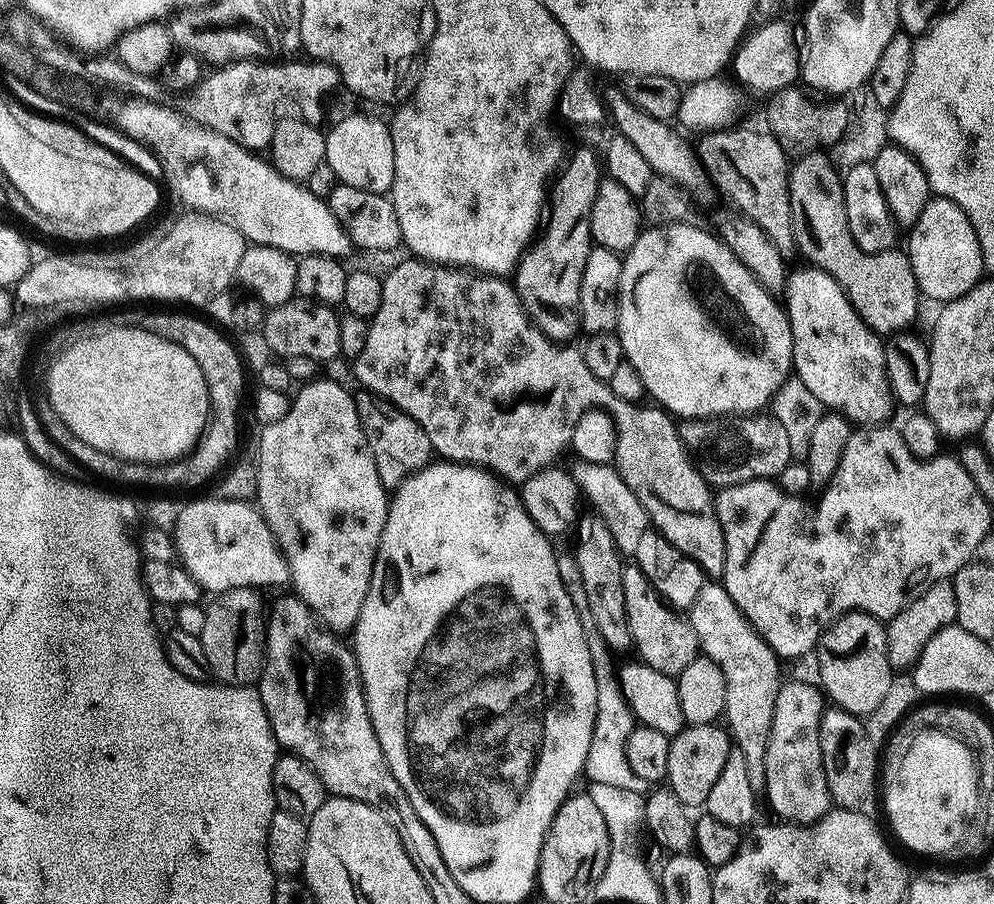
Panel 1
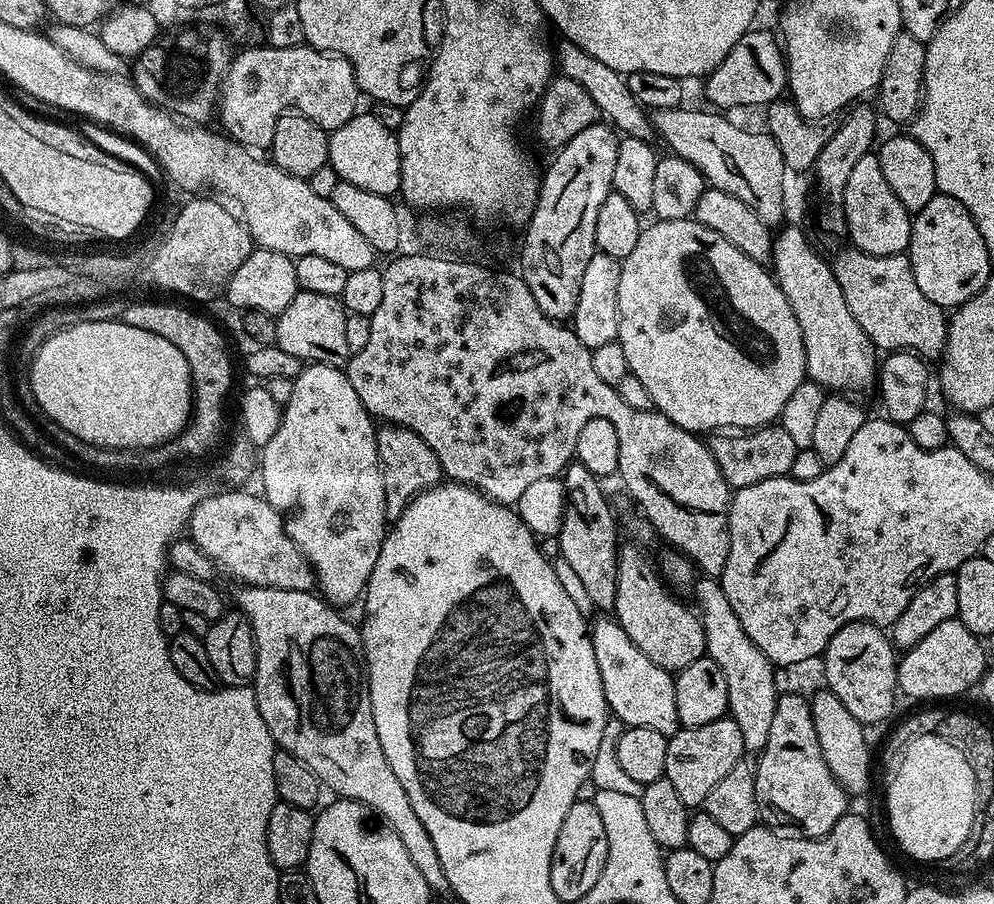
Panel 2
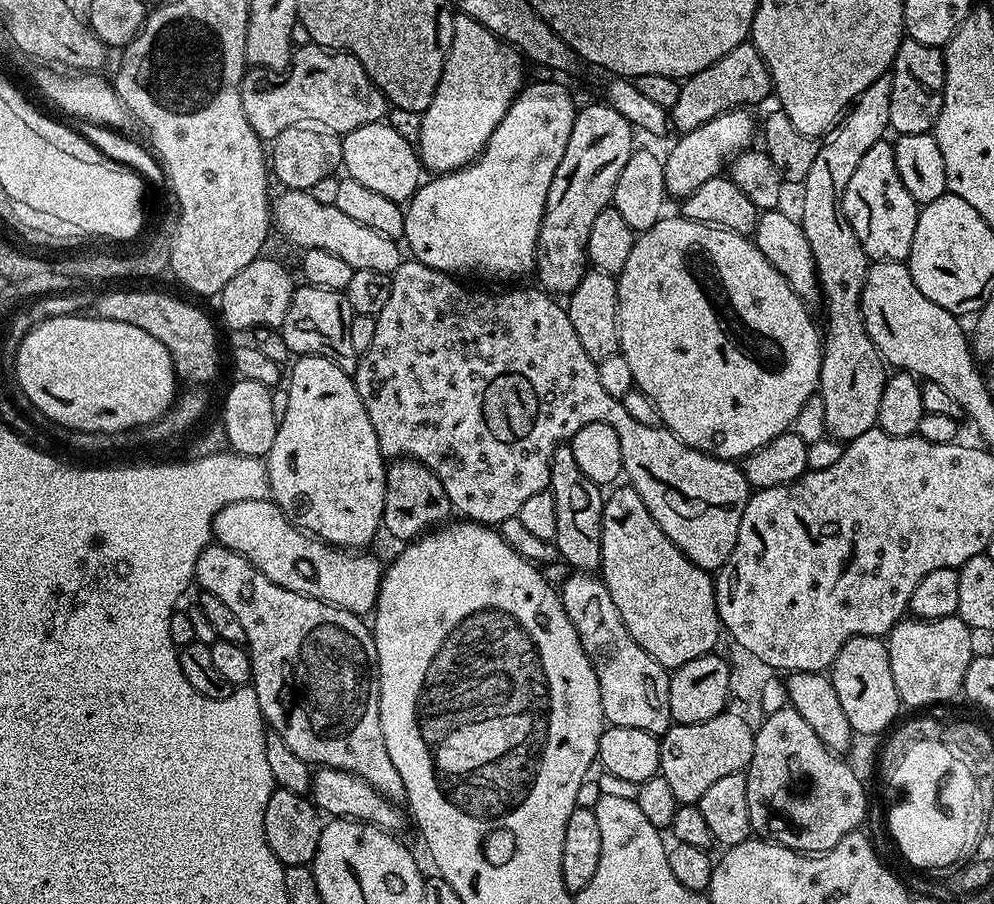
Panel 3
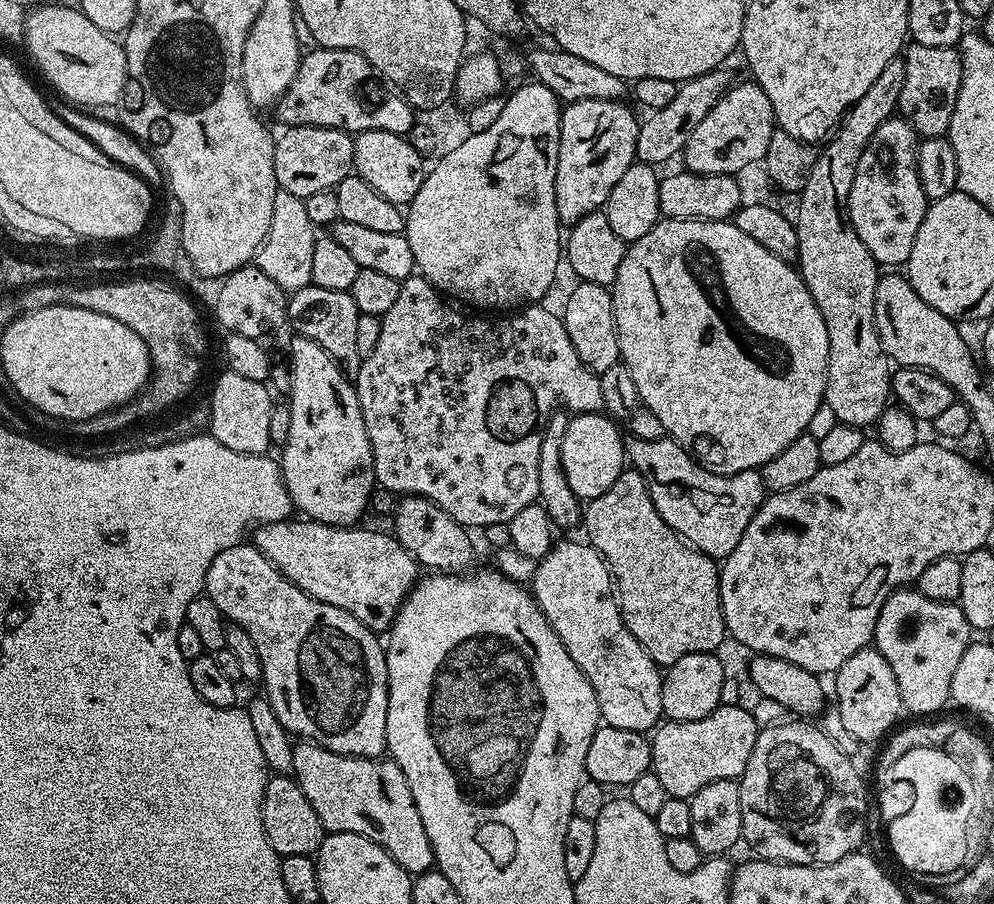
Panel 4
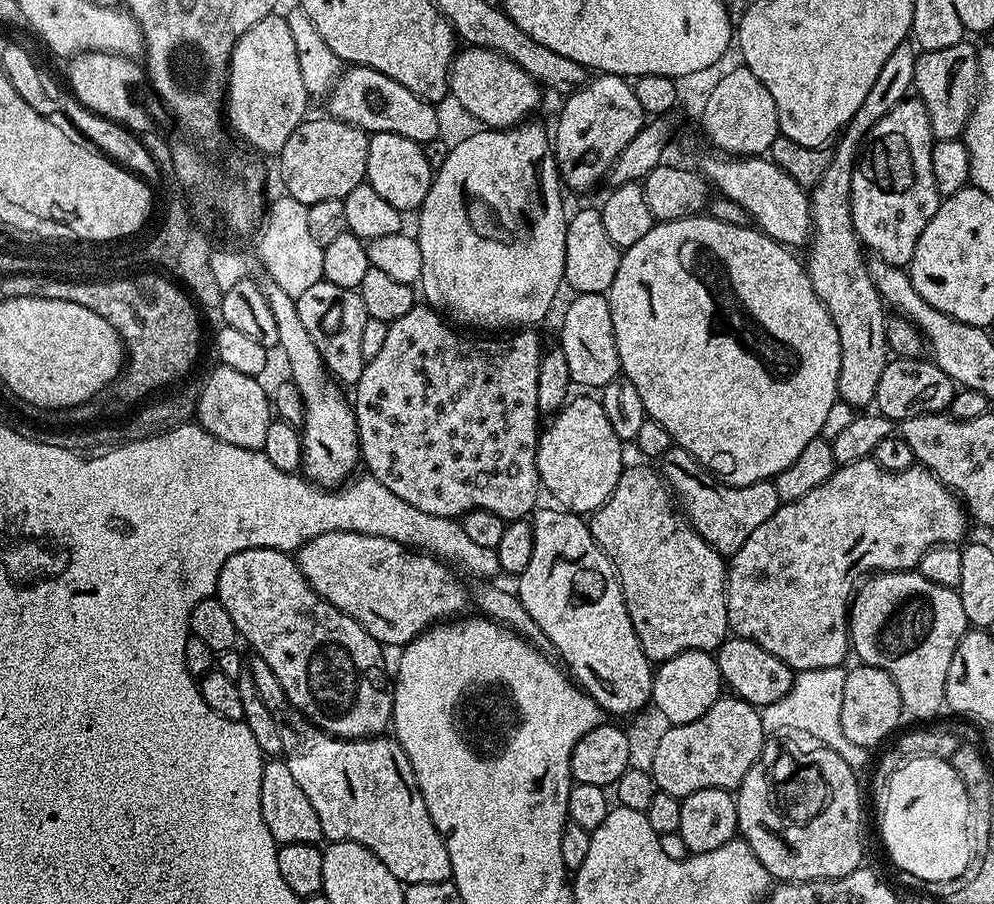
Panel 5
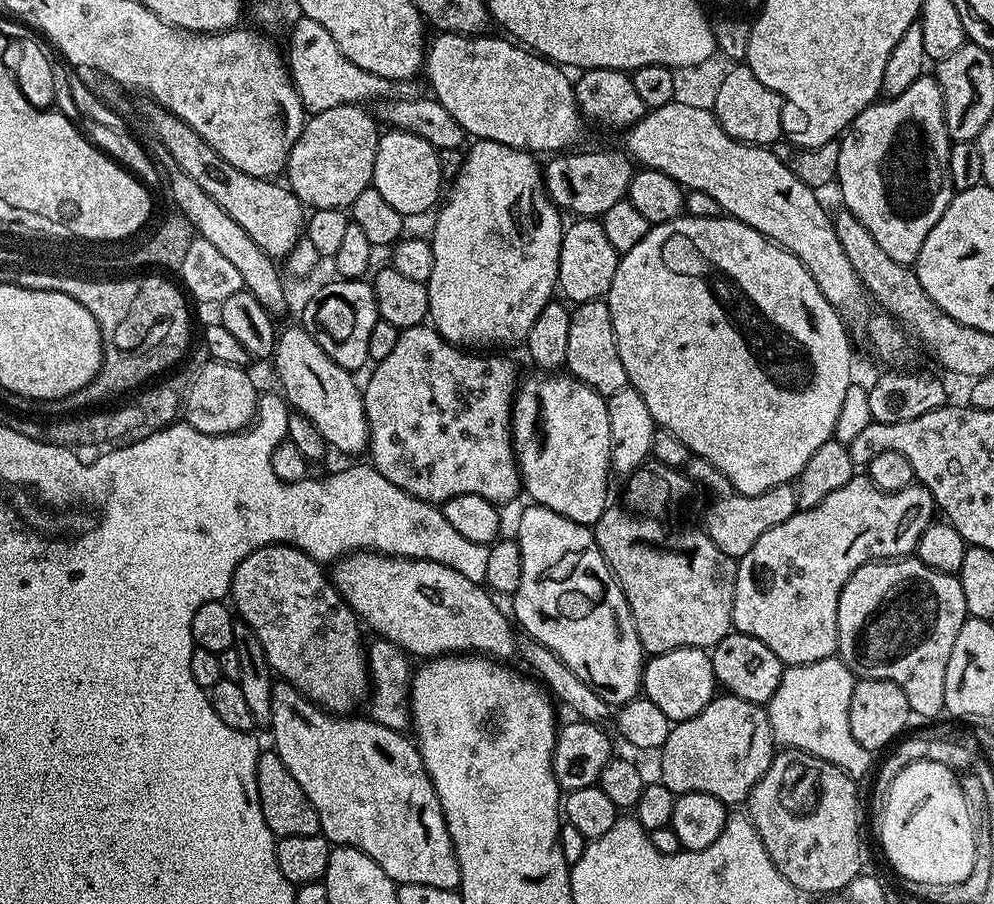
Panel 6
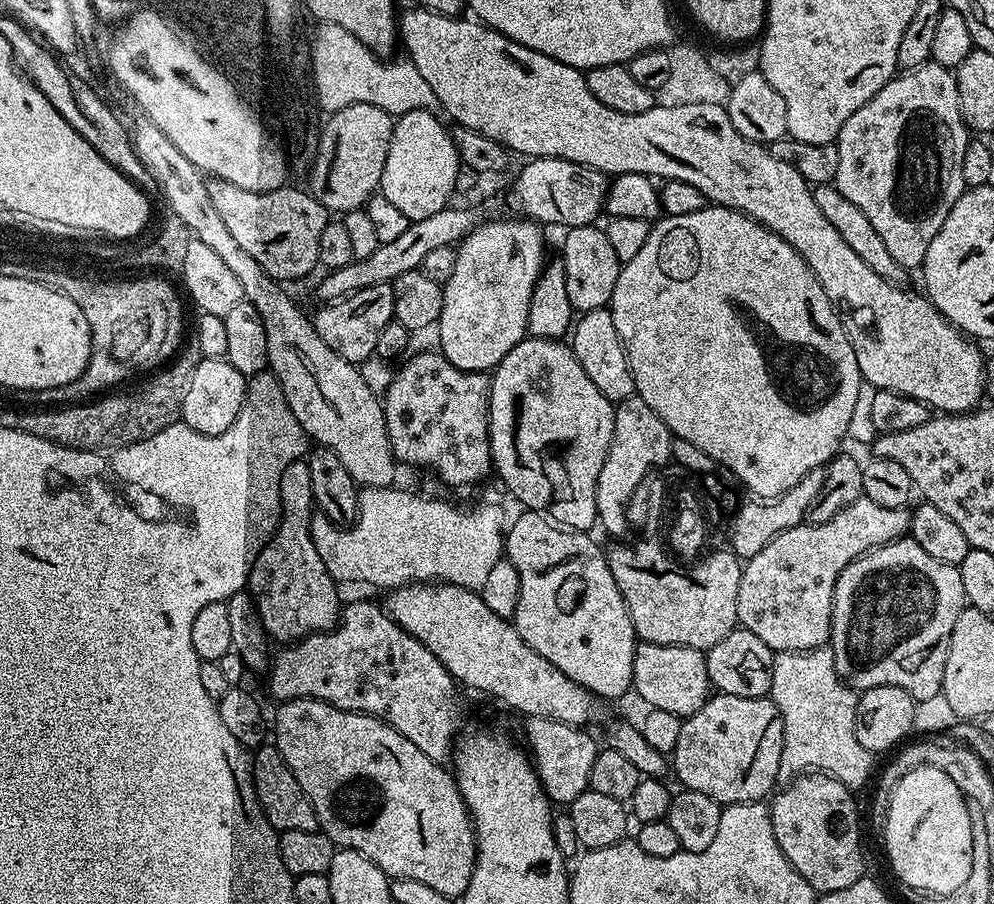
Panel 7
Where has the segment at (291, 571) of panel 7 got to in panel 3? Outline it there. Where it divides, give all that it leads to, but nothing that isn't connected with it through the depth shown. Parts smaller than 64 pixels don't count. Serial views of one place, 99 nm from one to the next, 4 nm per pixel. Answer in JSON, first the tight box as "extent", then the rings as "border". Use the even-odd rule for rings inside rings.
{"extent":[195,542,407,806],"border":[[[215,542],[208,544],[198,554],[198,562],[196,563],[195,583],[205,592],[214,594],[214,598],[226,605],[236,617],[243,628],[246,629],[246,647],[248,657],[252,663],[252,678],[250,688],[254,695],[258,698],[258,706],[264,715],[264,723],[271,731],[278,734],[278,738],[282,738],[282,742],[286,742],[286,746],[290,746],[290,750],[294,750],[294,754],[298,754],[298,758],[302,758],[310,766],[319,766],[321,768],[337,768],[343,772],[354,774],[358,778],[362,778],[370,786],[374,786],[374,790],[378,790],[386,799],[392,801],[393,804],[400,806],[407,801],[406,786],[402,786],[402,778],[398,774],[398,769],[394,767],[394,762],[390,762],[390,753],[386,750],[386,742],[382,738],[382,722],[380,721],[380,687],[376,684],[376,647],[374,646],[374,638],[372,637],[372,629],[367,623],[364,624],[359,615],[354,612],[347,612],[341,608],[336,608],[332,604],[327,604],[321,600],[315,600],[313,596],[304,596],[298,598],[298,593],[294,590],[286,590],[282,586],[278,586],[274,582],[270,582],[270,578],[266,578],[266,574],[262,574],[252,563],[242,554],[238,554],[234,550],[224,548]]]}

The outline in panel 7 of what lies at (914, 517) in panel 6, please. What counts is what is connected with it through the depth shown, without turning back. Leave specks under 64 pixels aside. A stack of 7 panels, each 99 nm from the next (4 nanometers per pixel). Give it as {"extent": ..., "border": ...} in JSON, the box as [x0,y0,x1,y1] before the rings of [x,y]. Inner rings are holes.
{"extent":[736,498,909,654],"border":[[[861,498],[846,510],[838,510],[830,522],[805,522],[778,534],[743,565],[736,615],[739,627],[762,638],[776,654],[825,647],[832,635],[832,599],[838,574],[863,552],[901,539],[909,528],[908,508],[877,506]]]}

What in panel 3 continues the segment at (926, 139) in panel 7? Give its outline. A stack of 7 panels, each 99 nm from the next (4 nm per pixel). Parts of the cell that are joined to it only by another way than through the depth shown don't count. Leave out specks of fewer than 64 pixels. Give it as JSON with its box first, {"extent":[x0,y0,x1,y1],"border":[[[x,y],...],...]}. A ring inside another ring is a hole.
{"extent":[842,139,920,261],"border":[[[887,139],[874,142],[866,154],[862,154],[862,162],[854,174],[850,174],[850,182],[846,182],[846,190],[842,194],[842,210],[846,214],[846,222],[858,234],[858,242],[862,242],[862,250],[868,255],[869,261],[899,260],[907,261],[910,246],[914,246],[914,226],[918,226],[920,208],[914,198],[910,198],[910,190],[902,186],[902,178],[898,178],[898,166],[894,166],[894,150]]]}

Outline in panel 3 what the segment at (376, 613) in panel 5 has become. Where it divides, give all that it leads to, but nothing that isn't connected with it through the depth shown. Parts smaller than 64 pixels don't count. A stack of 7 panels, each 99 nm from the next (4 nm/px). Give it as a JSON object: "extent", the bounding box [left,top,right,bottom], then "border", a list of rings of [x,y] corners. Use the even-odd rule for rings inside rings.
{"extent":[212,499,382,614],"border":[[[271,499],[230,502],[212,520],[215,543],[249,560],[270,582],[303,596],[313,596],[347,612],[368,614],[375,609],[382,563],[368,550],[333,548],[299,529],[287,512]]]}

